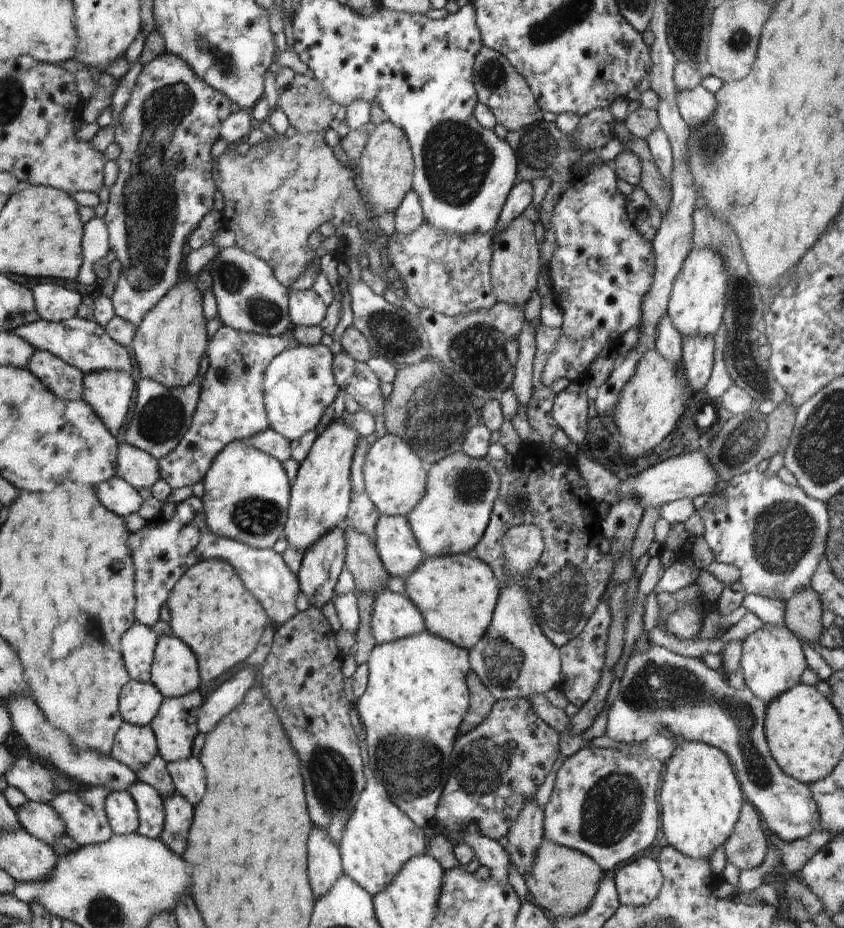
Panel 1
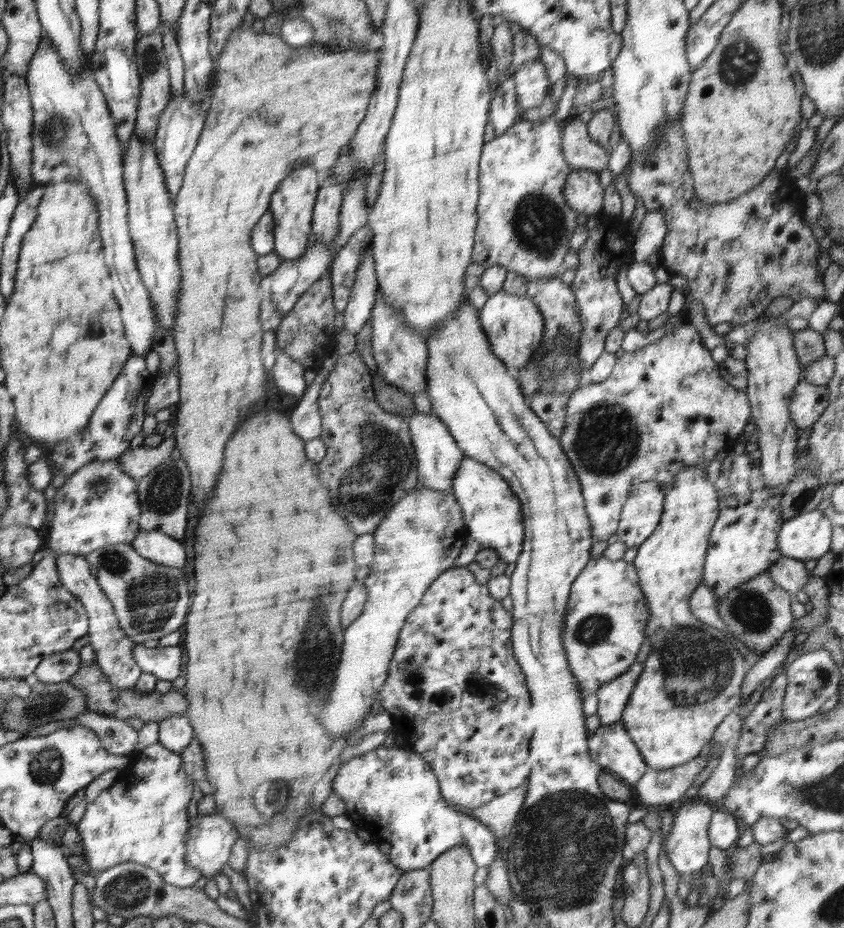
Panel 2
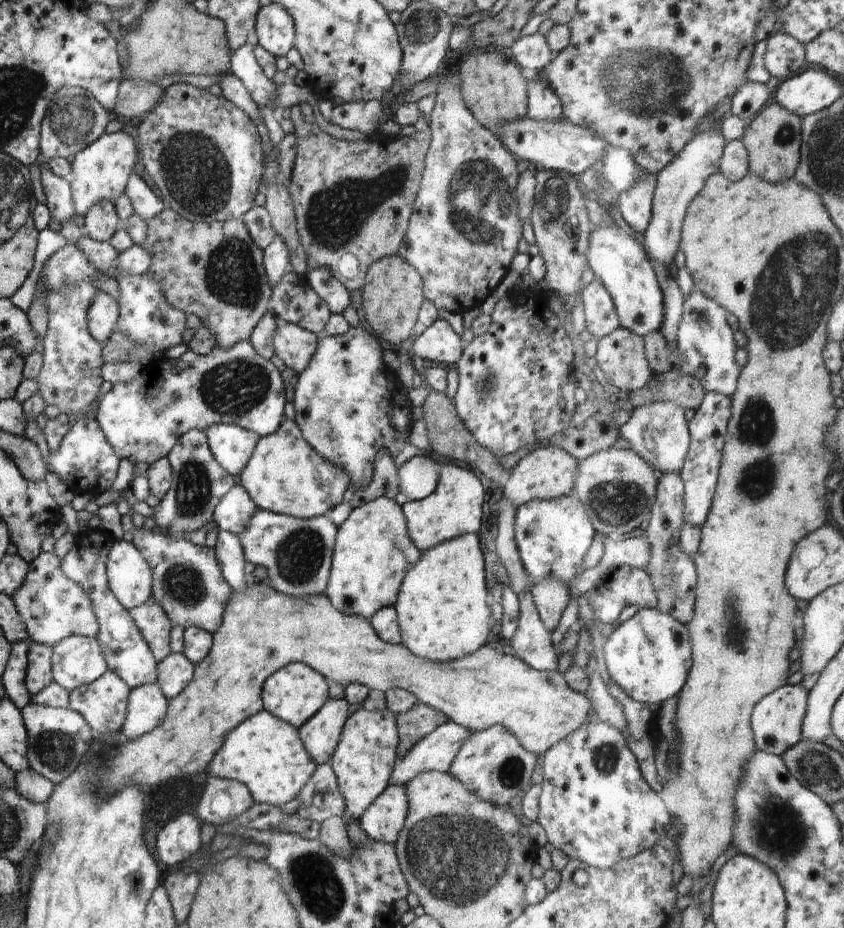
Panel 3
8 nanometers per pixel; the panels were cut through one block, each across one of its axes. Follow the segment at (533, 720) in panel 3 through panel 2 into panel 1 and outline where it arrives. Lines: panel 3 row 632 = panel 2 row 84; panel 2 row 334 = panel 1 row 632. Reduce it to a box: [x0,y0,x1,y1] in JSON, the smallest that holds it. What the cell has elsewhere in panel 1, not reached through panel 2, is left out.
[167,559,271,684]

